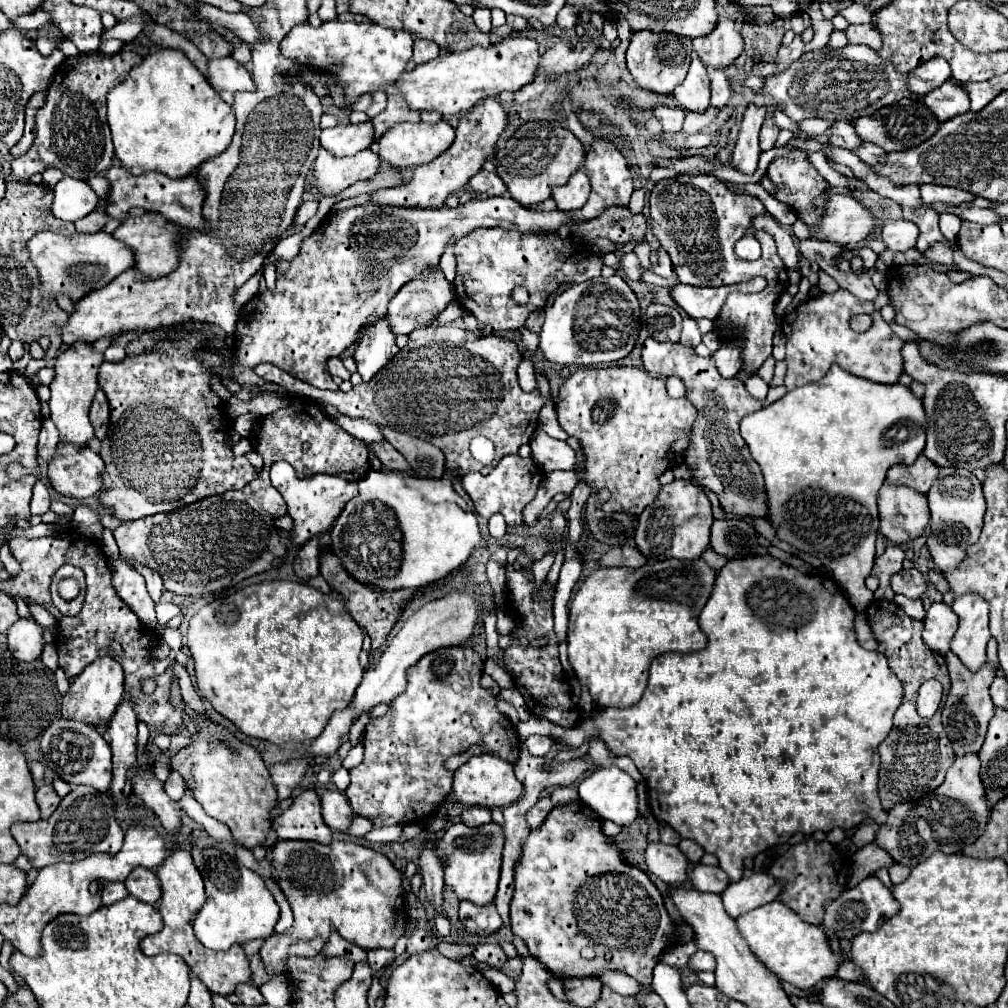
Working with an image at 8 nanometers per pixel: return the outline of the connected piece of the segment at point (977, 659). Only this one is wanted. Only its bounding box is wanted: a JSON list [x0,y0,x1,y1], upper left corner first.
[950,593,992,671]

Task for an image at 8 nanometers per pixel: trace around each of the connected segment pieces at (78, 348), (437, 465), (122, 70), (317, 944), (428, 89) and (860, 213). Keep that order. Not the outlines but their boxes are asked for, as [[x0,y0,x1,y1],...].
[[48,341,104,445],[380,427,445,479],[12,51,142,181],[260,841,408,973],[398,35,540,117],[812,195,878,245]]

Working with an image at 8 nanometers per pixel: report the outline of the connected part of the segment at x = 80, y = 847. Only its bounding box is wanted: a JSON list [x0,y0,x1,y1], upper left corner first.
[12,785,124,869]

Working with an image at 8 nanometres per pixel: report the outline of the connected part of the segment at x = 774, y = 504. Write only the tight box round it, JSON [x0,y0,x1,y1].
[740,365,926,613]

